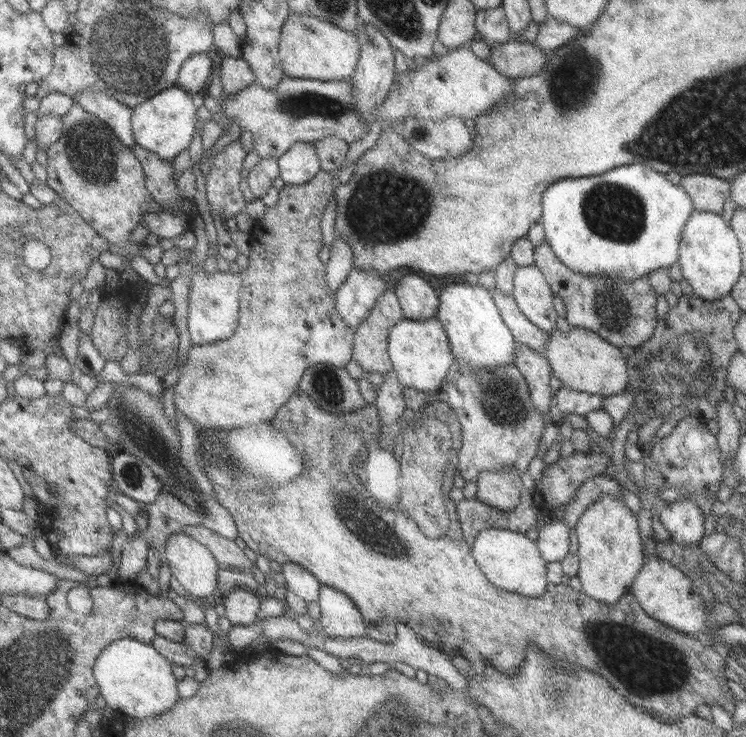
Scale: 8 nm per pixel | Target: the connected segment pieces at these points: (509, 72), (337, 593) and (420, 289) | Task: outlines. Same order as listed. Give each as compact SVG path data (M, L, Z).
M508 40L491 45L486 61L505 78L528 77L543 71L545 52L537 50L532 43Z
M321 585L320 623L323 634L333 638L361 638L366 636L368 623L354 600L342 590Z
M404 275L390 289L398 298L404 318L422 321L436 314L438 294L419 276Z

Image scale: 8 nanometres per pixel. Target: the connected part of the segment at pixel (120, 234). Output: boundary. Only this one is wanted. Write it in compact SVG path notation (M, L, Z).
M77 102L66 115L63 115L63 125L61 139L45 150L48 155L46 184L60 198L67 200L108 243L125 245L127 241L131 241L131 232L141 224L145 213L164 210L163 206L159 206L159 202L155 202L147 188L142 162L135 156L134 149L123 143L106 122L87 112Z

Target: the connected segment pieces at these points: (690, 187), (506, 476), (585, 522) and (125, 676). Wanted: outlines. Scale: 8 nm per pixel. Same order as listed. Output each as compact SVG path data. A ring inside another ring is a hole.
M688 174L683 175L678 184L685 194L691 199L691 207L694 211L710 212L713 214L721 214L723 203L728 200L729 182L711 175Z
M514 468L479 473L475 483L476 498L483 504L501 511L515 508L520 493L523 492L521 478Z
M601 495L577 518L573 527L577 536L577 578L583 595L601 604L614 604L630 588L631 581L645 559L633 515L621 497Z
M122 638L112 642L99 655L94 670L105 706L127 716L153 719L175 708L181 699L177 688L179 680L173 674L171 661L153 644L144 643L140 639Z

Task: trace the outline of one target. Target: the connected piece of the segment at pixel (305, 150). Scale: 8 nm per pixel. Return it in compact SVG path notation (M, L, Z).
M295 143L279 158L280 177L289 186L299 186L318 176L322 170L319 152L313 143Z

